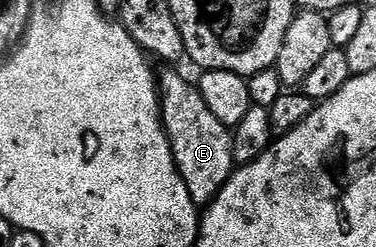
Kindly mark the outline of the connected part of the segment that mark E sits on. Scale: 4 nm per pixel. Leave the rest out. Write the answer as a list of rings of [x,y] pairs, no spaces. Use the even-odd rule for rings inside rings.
[[[174,68],[164,69],[167,70],[164,73],[160,72],[157,77],[159,115],[163,119],[163,129],[171,144],[173,159],[177,163],[177,171],[181,175],[185,187],[189,187],[189,195],[193,199],[193,203],[200,207],[206,207],[219,194],[221,187],[225,187],[225,183],[237,168],[233,159],[233,143],[231,142],[233,133],[228,126],[221,123],[221,119],[217,119],[217,115],[213,115],[213,111],[209,111],[209,103],[205,103],[205,99],[199,94],[198,88],[192,82],[190,85],[181,74],[174,73],[171,70]]]

